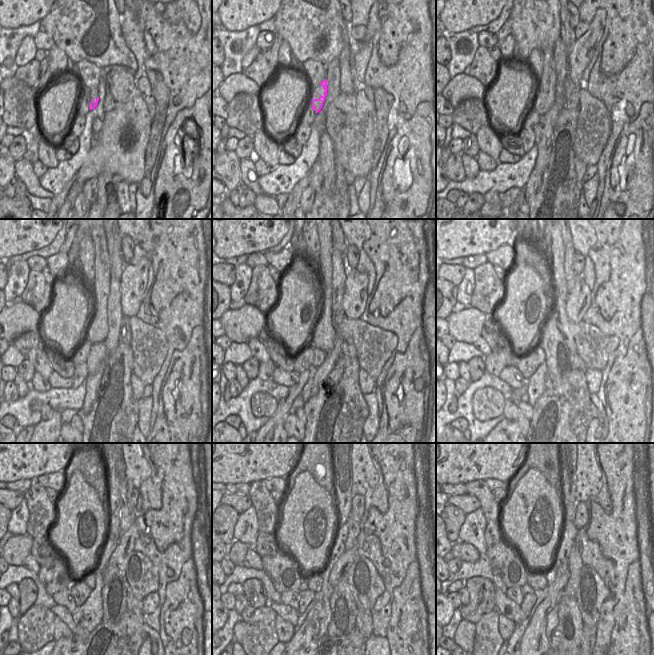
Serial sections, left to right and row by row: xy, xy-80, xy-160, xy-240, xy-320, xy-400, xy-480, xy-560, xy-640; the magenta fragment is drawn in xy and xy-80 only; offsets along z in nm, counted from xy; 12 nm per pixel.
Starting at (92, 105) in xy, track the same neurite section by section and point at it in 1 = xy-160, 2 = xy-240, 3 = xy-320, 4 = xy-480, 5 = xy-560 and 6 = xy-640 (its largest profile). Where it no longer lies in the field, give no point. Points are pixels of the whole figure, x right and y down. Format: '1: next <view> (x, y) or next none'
1: next xy-160 (542, 106)
2: next xy-240 (97, 330)
3: next xy-320 (323, 336)
4: next xy-480 (114, 593)
5: next xy-560 (343, 620)
6: next xy-640 (570, 627)

